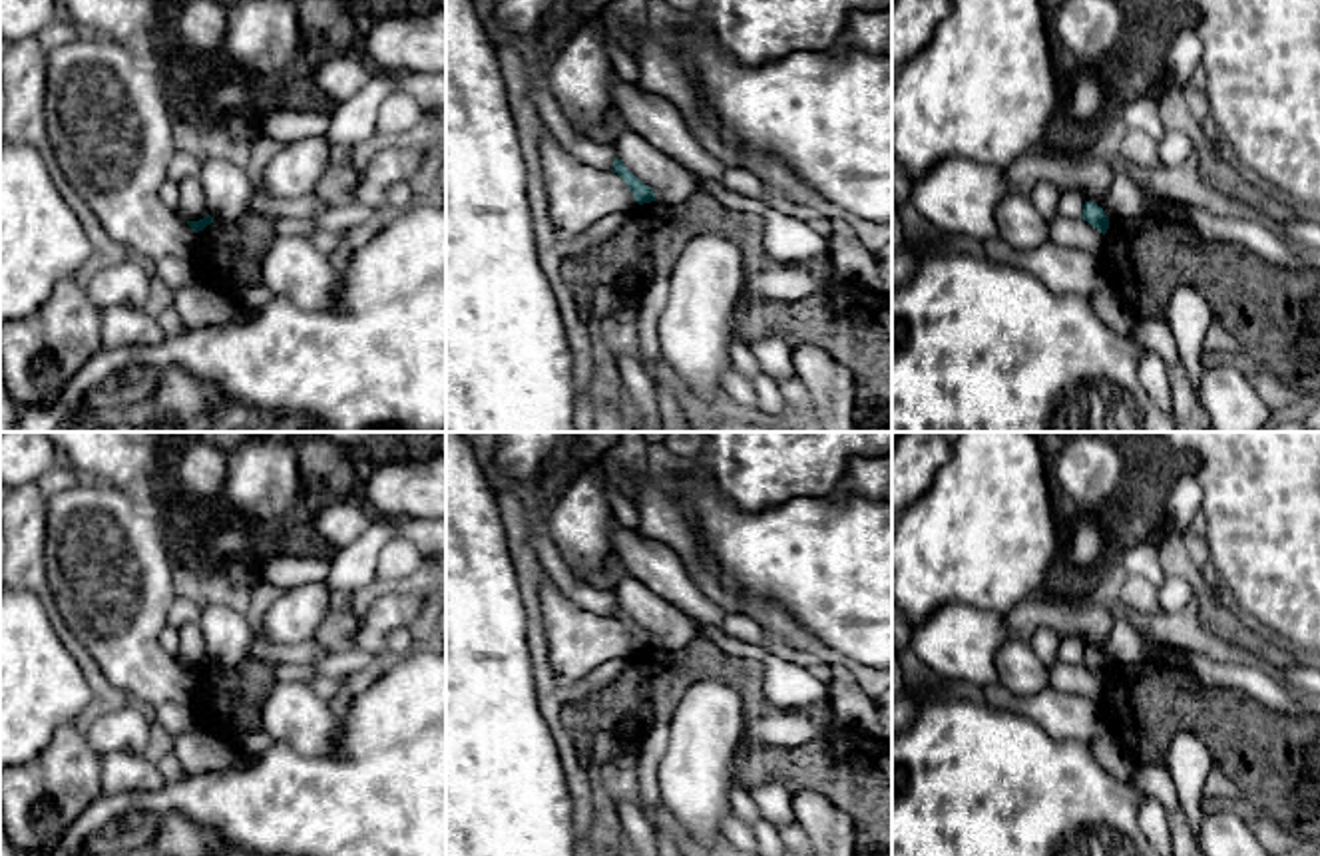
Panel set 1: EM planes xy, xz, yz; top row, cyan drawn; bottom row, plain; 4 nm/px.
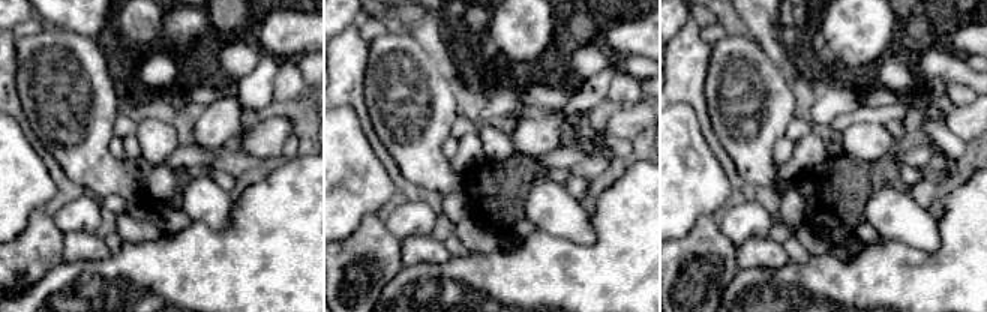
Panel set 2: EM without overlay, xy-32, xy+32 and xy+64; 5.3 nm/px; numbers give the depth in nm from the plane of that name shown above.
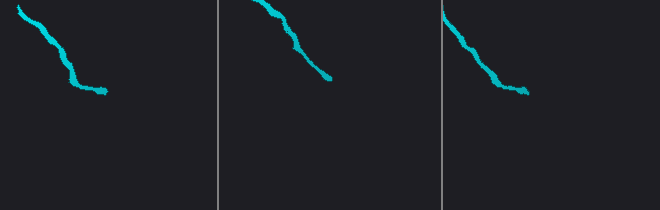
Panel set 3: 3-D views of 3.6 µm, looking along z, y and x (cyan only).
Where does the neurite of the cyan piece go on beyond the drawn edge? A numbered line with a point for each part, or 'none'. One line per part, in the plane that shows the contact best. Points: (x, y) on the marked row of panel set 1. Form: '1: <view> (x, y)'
none

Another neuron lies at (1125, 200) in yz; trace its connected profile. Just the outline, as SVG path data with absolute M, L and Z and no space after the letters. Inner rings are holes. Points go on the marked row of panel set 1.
M1117 171L1103 201L1109 223L1135 219L1149 213L1141 185L1127 171Z

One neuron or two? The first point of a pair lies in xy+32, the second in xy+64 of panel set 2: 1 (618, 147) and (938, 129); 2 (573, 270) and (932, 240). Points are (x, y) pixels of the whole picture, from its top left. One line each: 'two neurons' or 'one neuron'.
1: one neuron
2: two neurons

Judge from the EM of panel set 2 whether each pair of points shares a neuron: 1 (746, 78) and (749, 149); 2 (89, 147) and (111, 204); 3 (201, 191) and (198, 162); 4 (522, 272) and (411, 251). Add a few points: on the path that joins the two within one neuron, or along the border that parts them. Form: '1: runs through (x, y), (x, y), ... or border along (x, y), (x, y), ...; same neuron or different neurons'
1: runs through (749, 96), (749, 131); same neuron
2: border along (126, 198), (108, 194), (101, 200); different neurons
3: border along (201, 174), (207, 177); different neurons
4: border along (452, 257), (443, 263), (417, 263), (414, 266); different neurons

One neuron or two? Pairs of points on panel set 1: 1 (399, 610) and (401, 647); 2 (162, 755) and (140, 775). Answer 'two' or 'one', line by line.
1: two
2: two

